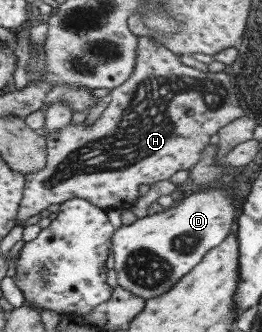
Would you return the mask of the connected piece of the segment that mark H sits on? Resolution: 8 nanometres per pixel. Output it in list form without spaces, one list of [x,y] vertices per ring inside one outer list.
[[[139,36],[134,67],[129,78],[111,90],[107,107],[89,126],[71,125],[42,135],[46,139],[46,165],[37,173],[24,176],[22,202],[18,206],[17,224],[39,214],[48,206],[67,202],[71,198],[87,200],[91,206],[107,210],[123,210],[135,204],[140,194],[137,187],[169,179],[175,172],[187,171],[199,162],[203,146],[228,122],[246,114],[238,100],[235,79],[226,70],[210,73],[183,65],[177,54],[161,43]]]

